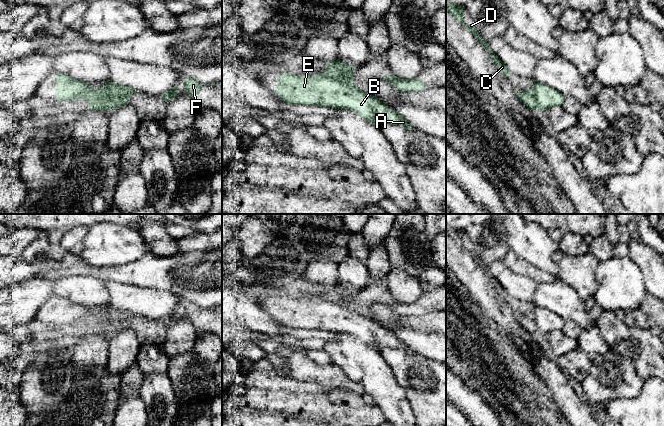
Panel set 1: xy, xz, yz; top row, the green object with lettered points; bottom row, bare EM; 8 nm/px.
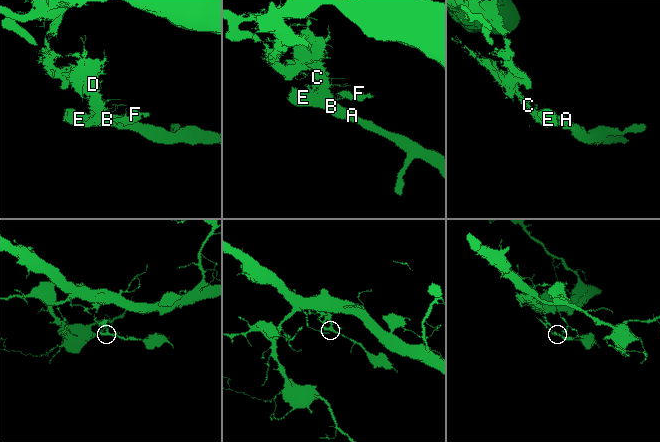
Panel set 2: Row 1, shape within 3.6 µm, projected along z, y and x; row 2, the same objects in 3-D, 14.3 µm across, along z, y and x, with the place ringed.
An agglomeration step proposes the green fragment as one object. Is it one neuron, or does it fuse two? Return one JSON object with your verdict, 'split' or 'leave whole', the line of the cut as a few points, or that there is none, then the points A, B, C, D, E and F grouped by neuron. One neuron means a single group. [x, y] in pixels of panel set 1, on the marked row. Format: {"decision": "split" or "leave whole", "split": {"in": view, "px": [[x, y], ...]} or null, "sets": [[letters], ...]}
{"decision": "split", "split": {"in": "xz", "px": [[313, 77], [338, 79], [360, 91]]}, "sets": [["A", "B", "E"], ["C", "D", "F"]]}

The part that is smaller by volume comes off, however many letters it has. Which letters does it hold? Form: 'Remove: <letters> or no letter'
Remove: A, B, E

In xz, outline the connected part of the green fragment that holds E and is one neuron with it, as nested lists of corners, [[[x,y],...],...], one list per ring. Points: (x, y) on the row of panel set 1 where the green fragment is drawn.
[[[283,71],[274,92],[286,104],[344,108],[353,111],[369,123],[381,127],[384,123],[414,129],[394,110],[372,95],[331,78],[296,76]]]

